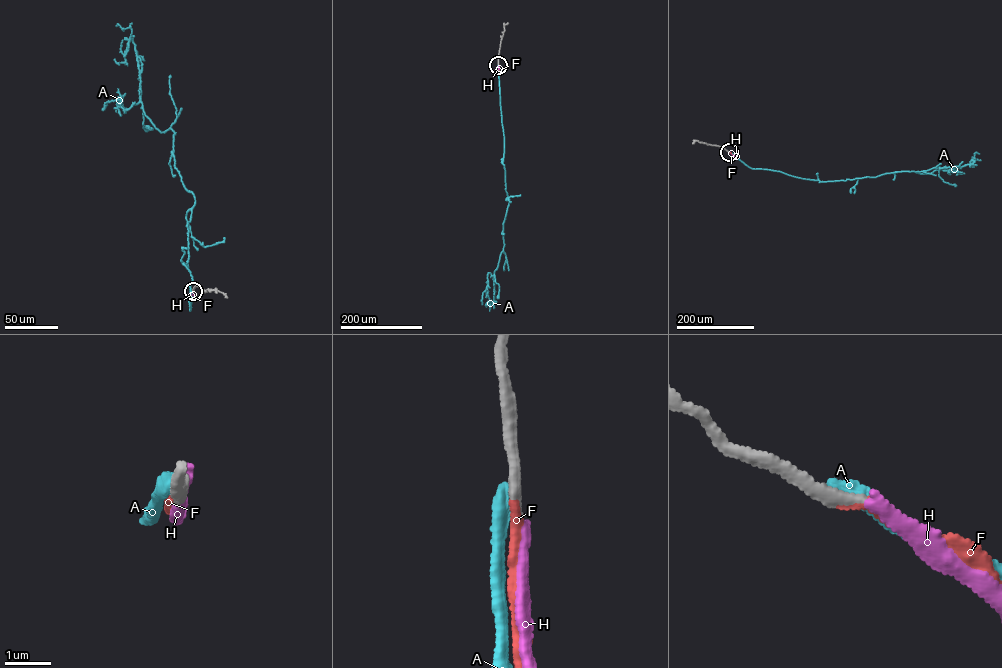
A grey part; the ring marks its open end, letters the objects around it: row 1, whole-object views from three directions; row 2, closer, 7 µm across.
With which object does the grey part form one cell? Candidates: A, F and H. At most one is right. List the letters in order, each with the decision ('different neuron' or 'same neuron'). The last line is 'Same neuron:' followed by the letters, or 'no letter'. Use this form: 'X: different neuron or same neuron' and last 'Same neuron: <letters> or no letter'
A: different neuron
F: same neuron
H: different neuron
Same neuron: F

